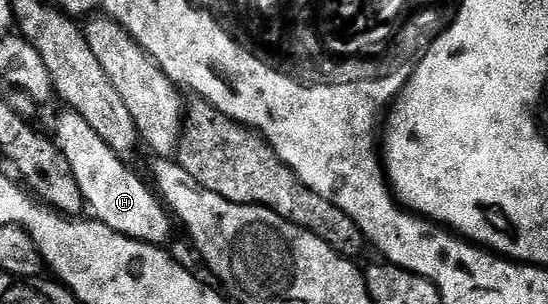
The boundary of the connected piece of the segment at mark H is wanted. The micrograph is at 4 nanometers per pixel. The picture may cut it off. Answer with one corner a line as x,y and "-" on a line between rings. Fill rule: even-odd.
67,109
64,112
59,119
59,128
53,132
53,138
69,161
73,175
77,177
90,214
109,229
127,235
130,239
156,245
166,244
173,221
159,195
150,186
147,188
139,180
138,173
130,171
122,157
113,153
113,149
109,149
109,145
105,145
105,141
97,137
97,132
89,126
89,121
85,121
73,110

